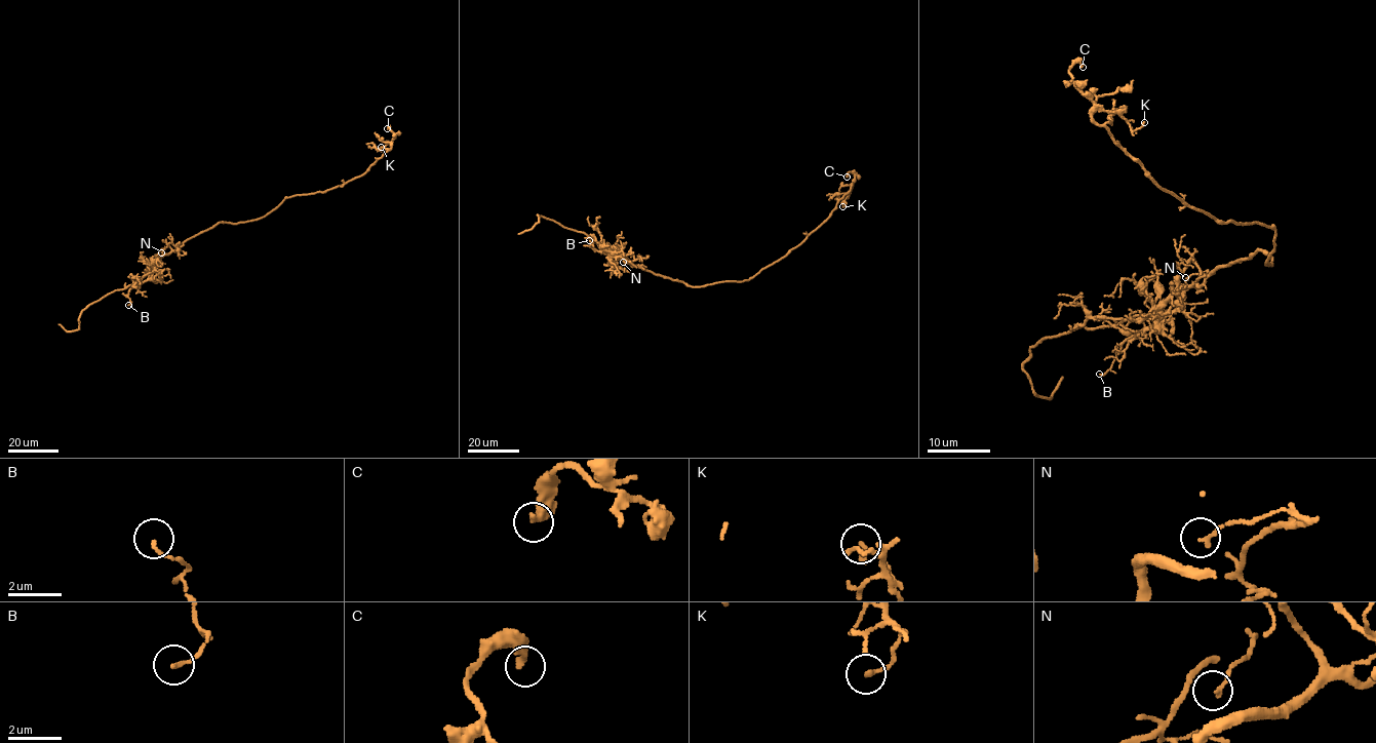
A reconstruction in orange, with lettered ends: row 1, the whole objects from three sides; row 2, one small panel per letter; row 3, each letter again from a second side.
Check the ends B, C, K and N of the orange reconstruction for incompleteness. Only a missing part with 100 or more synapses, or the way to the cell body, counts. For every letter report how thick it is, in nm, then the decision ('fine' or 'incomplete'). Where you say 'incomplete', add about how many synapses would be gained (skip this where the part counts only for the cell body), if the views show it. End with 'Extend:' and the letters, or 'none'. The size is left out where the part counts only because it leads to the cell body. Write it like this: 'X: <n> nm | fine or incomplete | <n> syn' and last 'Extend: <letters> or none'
B: 110 nm | fine
C: 280 nm | fine
K: 200 nm | fine
N: 140 nm | fine
Extend: none

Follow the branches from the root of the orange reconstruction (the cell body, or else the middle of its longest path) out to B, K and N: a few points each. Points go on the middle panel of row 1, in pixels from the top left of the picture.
B: (692, 286), (653, 274), (607, 250), (594, 249), (589, 246), (593, 243), (589, 240)
K: (692, 286), (739, 281), (755, 276), (785, 257), (821, 225), (852, 185), (842, 206)
N: (692, 286), (653, 274), (619, 256), (614, 265), (626, 271), (623, 262)

